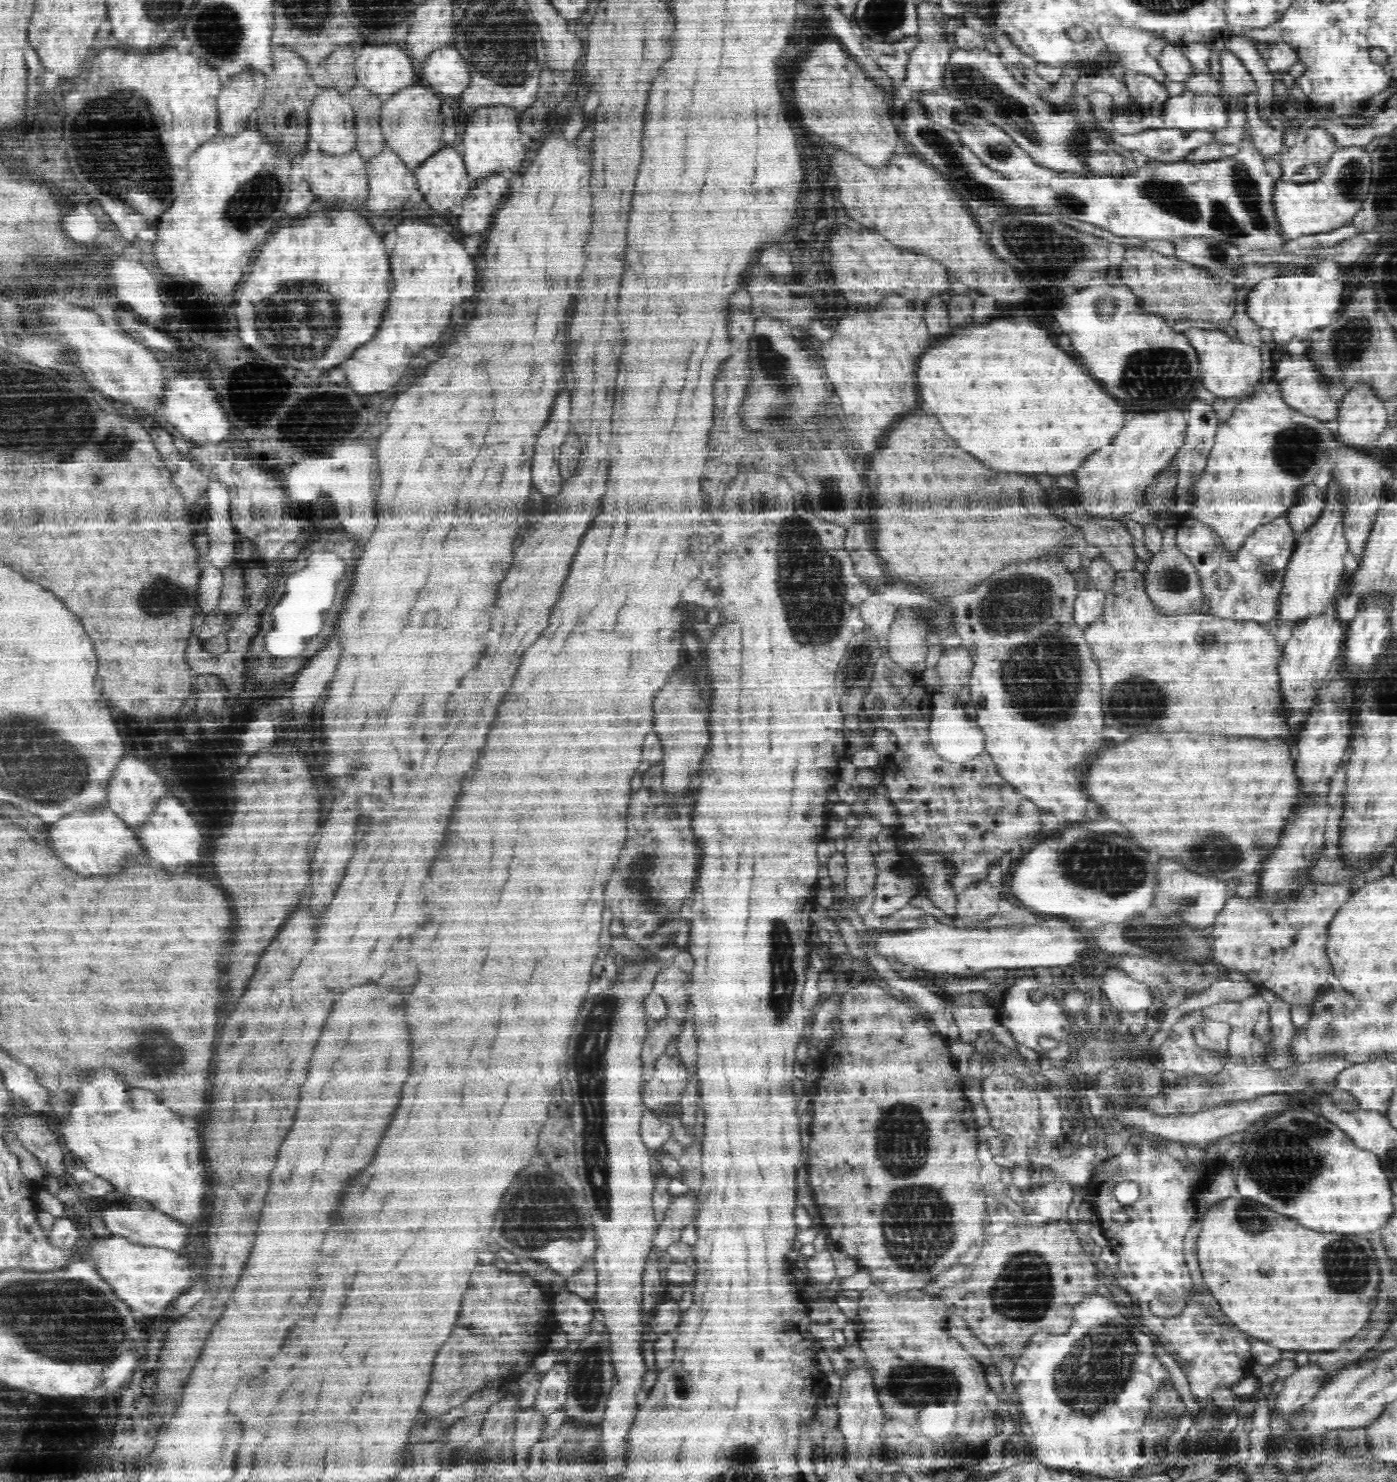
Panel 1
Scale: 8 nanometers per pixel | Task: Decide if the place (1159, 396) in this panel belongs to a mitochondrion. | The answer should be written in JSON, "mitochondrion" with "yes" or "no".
{"mitochondrion":"yes"}

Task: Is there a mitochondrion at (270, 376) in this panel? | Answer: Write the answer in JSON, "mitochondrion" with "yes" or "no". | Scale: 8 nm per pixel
{"mitochondrion":"yes"}

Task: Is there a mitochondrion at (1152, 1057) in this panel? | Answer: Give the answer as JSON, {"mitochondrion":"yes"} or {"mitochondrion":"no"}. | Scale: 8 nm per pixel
{"mitochondrion":"no"}

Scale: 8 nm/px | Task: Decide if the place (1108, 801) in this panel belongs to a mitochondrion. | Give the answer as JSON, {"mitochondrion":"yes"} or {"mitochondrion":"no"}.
{"mitochondrion":"no"}

